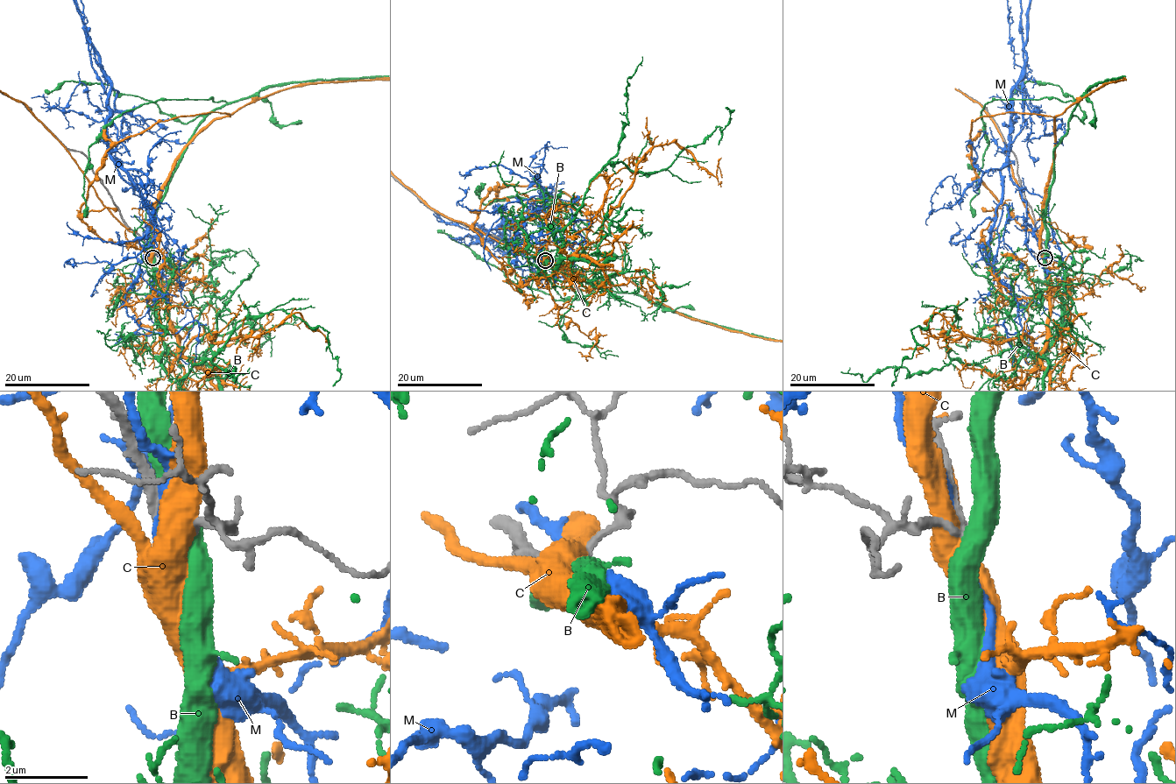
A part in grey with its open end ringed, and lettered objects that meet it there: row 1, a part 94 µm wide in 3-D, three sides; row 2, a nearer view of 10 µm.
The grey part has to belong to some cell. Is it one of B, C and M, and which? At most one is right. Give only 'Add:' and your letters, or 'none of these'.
Add: B

